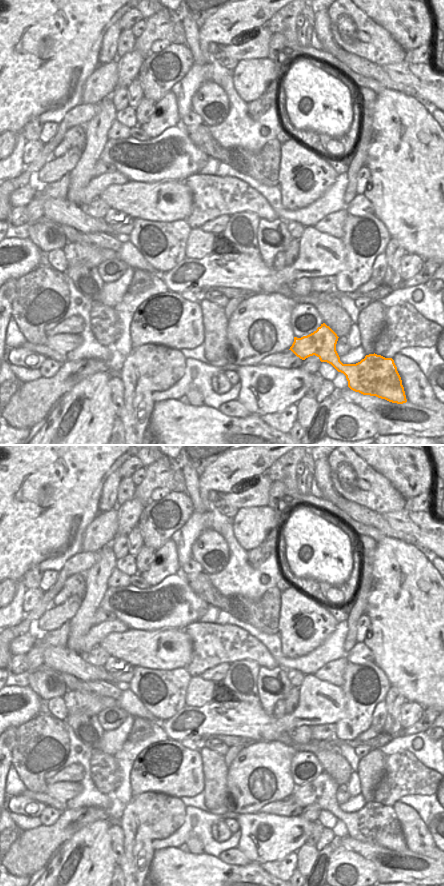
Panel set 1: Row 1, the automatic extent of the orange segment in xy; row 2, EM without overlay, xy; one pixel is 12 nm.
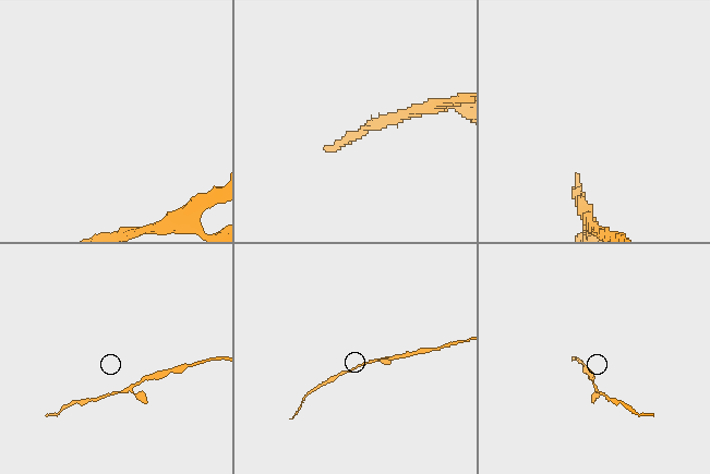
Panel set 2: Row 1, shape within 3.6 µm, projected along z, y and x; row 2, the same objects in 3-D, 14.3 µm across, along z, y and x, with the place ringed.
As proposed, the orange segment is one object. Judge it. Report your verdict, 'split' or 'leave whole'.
leave whole

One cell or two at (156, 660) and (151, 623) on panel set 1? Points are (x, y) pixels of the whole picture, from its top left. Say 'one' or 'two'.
two

